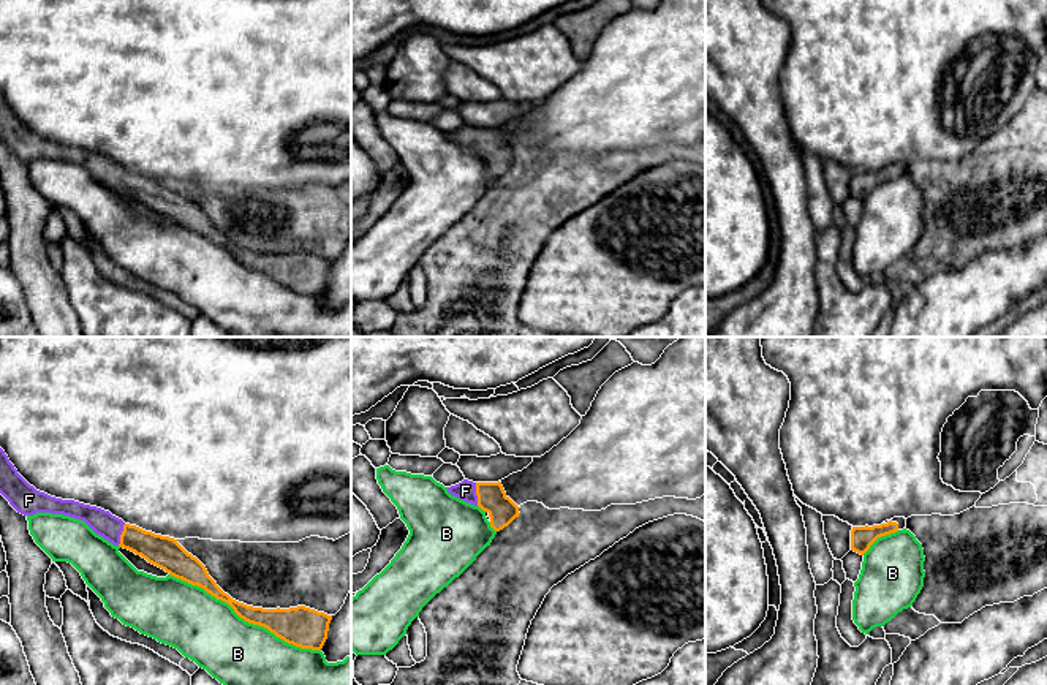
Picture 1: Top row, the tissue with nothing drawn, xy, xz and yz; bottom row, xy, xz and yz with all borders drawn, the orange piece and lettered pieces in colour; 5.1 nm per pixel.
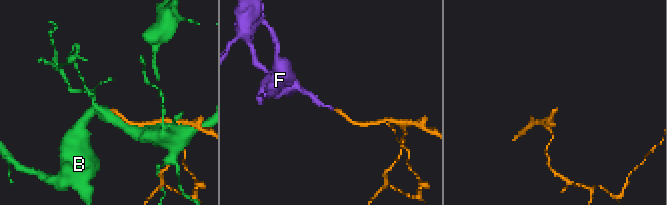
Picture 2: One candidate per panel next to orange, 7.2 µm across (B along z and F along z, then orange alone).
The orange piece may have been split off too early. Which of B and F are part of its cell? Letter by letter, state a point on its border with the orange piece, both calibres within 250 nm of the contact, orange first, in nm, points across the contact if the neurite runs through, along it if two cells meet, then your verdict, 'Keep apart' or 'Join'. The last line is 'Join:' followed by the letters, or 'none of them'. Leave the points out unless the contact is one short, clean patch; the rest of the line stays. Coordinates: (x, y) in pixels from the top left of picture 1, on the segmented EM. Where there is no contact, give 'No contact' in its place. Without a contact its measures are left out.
B: Touches orange at xy (245, 620). Thickness 190 nm (orange) against 340 nm. Keep apart
F: Touches orange at xz (476, 494). Thickness 150 nm (orange) against 100 nm. Path across: xz (492, 499), (476, 494), (465, 491). Join
Join: F

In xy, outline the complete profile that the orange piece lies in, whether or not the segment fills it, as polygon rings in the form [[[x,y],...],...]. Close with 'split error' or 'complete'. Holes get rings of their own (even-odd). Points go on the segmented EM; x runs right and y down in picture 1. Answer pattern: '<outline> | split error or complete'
[[[2,448],[0,494],[24,516],[51,513],[84,520],[96,535],[114,546],[128,549],[171,576],[204,588],[217,600],[228,603],[245,622],[267,628],[288,644],[300,649],[321,650],[327,639],[332,615],[305,606],[263,609],[232,600],[209,576],[206,566],[188,554],[177,539],[125,524],[101,508],[74,500],[55,498],[36,490],[17,473]]] | split error

